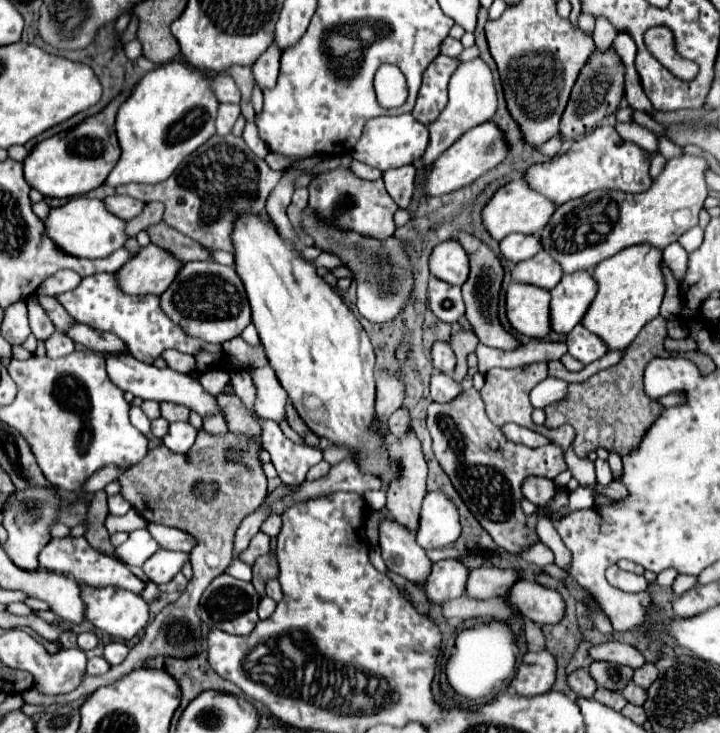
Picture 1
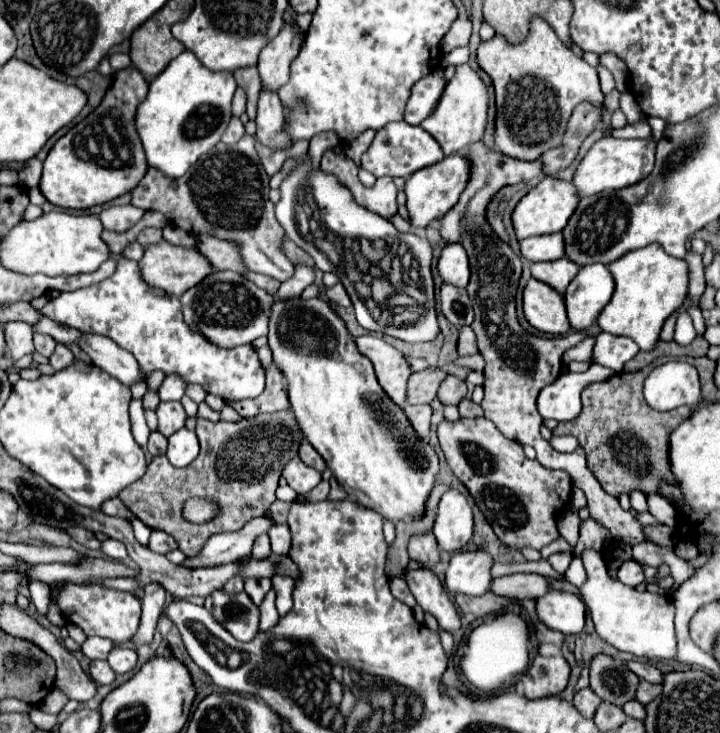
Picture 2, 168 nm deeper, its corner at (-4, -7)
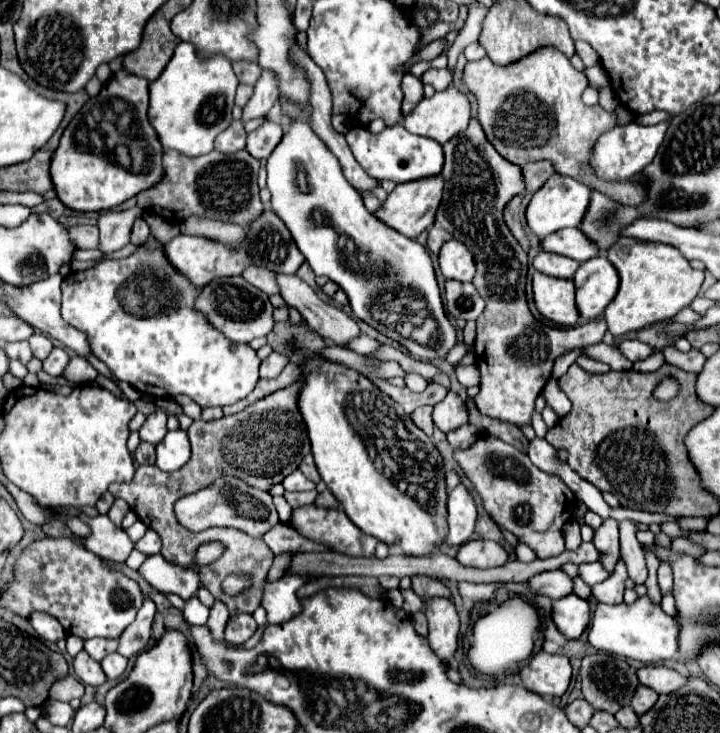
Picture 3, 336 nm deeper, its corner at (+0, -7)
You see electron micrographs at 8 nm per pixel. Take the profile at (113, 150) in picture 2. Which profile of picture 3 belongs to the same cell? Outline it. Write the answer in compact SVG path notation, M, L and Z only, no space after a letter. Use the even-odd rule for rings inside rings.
M126 70L116 72L100 90L98 96L90 98L82 110L72 118L68 128L64 130L60 138L60 146L56 148L52 156L50 174L54 180L54 188L58 192L58 198L72 210L110 210L128 198L152 188L160 176L164 176L162 166L162 154L160 140L148 122L148 80L134 76Z

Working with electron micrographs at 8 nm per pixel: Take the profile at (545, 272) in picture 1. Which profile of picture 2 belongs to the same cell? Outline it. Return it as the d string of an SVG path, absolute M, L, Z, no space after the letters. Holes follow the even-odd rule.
M566 258L552 260L552 262L536 262L530 266L532 278L548 284L550 288L554 288L556 292L562 292L562 294L564 294L566 286L570 284L570 280L578 274L578 270L580 270L580 266L572 264Z

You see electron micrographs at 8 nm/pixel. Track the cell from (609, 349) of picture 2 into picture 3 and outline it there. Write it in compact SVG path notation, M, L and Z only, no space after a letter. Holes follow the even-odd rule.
M628 338L628 340L622 340L618 348L620 348L620 350L622 350L622 354L624 354L628 360L632 360L632 362L644 360L644 358L648 358L650 354L654 354L654 352L658 350L658 348L652 348L652 346L644 344L644 342L632 340L632 338Z

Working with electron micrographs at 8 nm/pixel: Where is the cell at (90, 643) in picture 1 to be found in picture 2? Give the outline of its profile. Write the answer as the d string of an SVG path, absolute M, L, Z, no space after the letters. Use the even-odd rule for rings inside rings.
M86 638L86 642L82 644L82 652L84 656L88 656L90 660L106 660L108 652L114 648L114 642L108 638Z

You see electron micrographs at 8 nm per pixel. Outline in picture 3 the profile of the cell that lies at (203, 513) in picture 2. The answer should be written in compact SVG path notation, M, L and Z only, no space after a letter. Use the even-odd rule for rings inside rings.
M220 476L210 486L180 498L176 502L176 516L182 526L188 530L204 530L210 526L230 526L246 532L252 538L262 538L270 528L274 528L280 520L276 508L272 504L272 496L264 490L252 488L234 476Z

